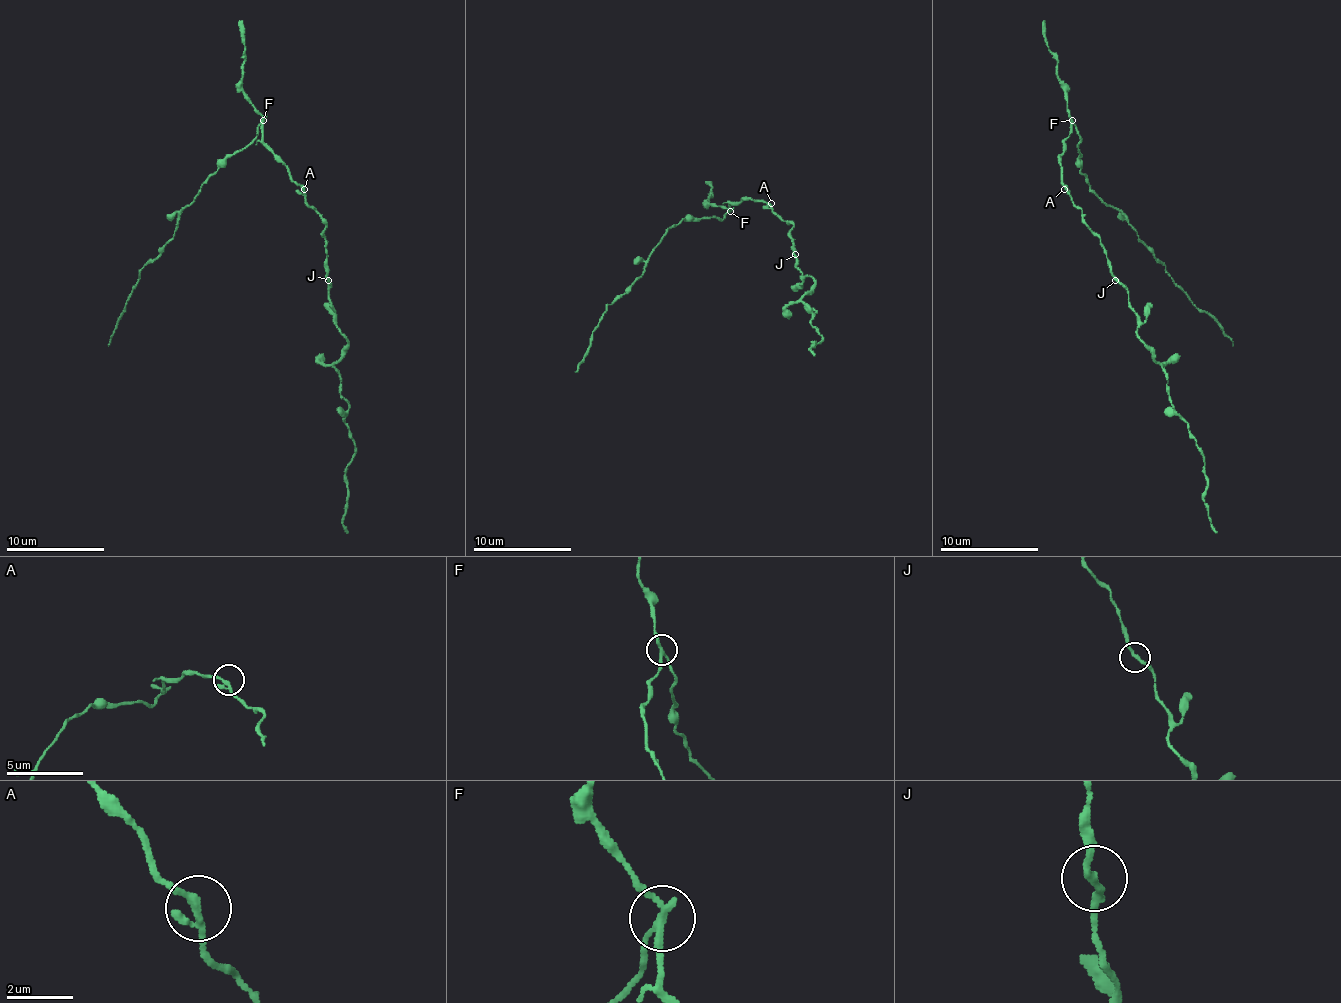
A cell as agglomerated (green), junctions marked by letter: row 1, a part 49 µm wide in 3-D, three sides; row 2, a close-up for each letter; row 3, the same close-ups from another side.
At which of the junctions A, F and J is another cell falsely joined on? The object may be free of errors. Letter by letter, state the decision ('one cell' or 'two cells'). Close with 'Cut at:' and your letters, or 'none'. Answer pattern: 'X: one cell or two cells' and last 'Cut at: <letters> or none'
A: one cell
F: two cells
J: one cell
Cut at: F

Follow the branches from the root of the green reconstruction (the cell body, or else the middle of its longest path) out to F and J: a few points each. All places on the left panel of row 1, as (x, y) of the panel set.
F: (301, 192), (301, 187), (292, 180), (289, 167), (262, 140), (262, 121)
J: (301, 192), (326, 226), (323, 238), (328, 280)

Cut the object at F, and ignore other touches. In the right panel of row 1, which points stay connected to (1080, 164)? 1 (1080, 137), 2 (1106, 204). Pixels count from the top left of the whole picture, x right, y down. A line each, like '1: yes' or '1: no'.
1: yes
2: yes

